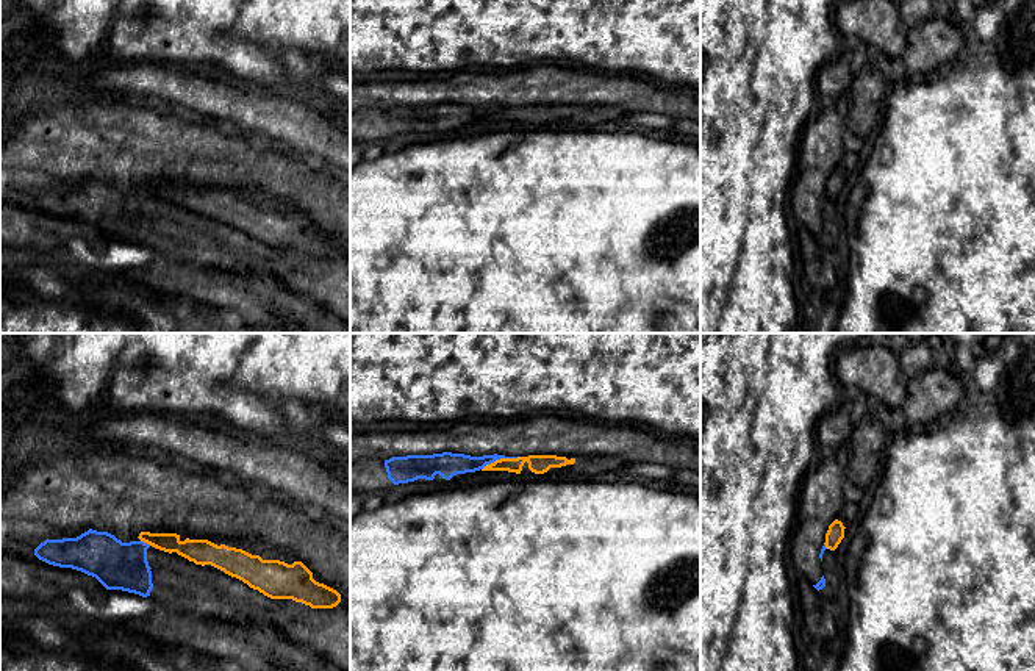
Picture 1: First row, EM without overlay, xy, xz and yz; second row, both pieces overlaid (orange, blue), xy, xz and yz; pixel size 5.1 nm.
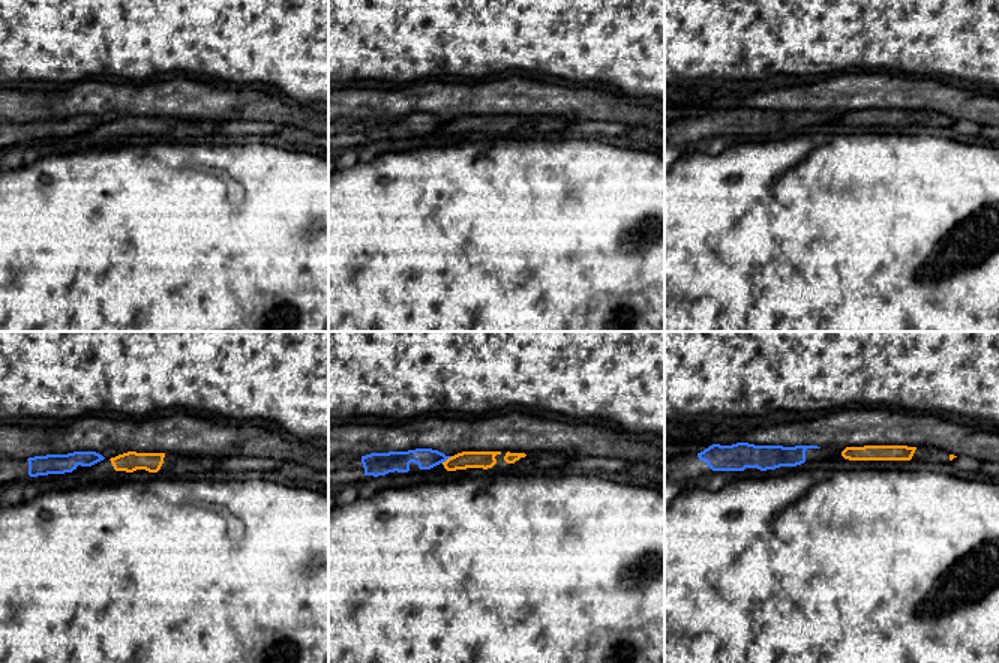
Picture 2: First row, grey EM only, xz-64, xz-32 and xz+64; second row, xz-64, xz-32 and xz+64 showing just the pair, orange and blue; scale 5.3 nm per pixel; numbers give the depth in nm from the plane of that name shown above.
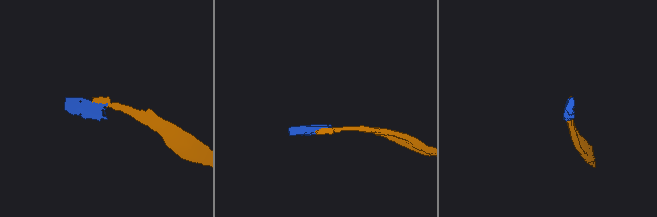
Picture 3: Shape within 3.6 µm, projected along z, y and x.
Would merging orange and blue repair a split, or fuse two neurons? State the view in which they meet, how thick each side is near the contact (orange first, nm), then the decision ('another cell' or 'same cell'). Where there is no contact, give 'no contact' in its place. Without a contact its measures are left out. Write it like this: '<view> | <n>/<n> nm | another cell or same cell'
xz | 100/110 nm | another cell

